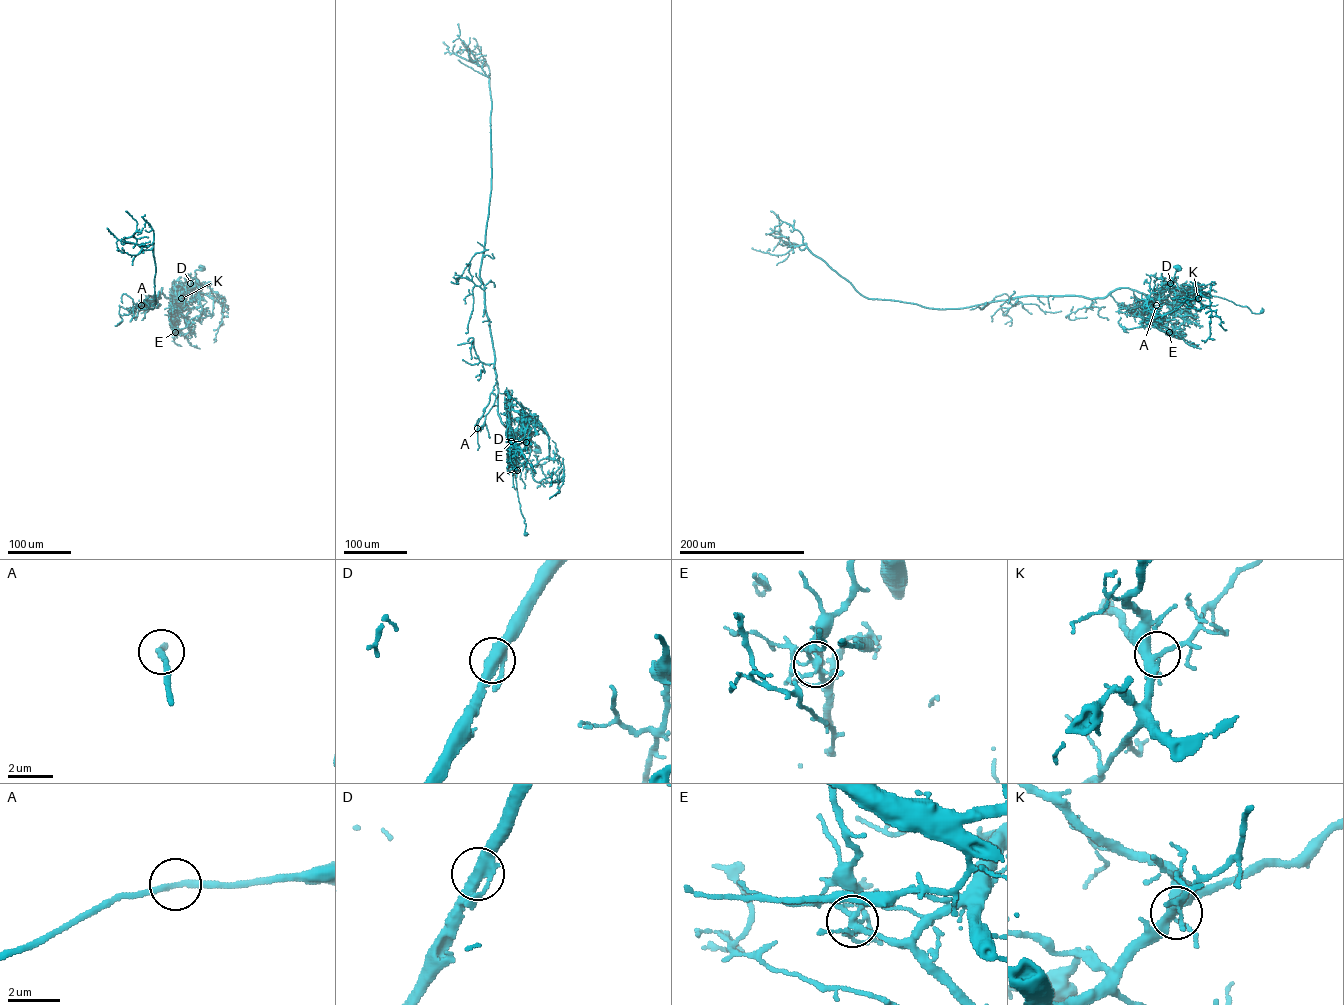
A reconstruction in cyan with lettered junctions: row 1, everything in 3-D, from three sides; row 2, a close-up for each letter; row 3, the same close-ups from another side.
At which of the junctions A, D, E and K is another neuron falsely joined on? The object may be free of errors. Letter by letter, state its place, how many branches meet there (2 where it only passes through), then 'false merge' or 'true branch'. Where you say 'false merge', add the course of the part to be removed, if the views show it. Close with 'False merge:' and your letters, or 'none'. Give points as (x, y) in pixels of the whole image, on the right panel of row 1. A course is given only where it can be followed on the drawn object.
A: (1156, 305) | 2 | true branch
D: (1170, 283) | 3 | true branch
E: (1169, 332) | 7 | false merge | (1168, 332), (1187, 316), (1197, 292), (1209, 297), (1204, 291), (1211, 313), (1210, 335), (1201, 340)
K: (1198, 298) | 4 | true branch
False merge: E

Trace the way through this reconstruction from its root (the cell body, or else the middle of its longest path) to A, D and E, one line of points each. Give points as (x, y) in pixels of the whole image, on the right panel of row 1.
A: (1177, 268), (1157, 298), (1128, 288), (1110, 294), (1142, 311), (1156, 305)
D: (1177, 268), (1171, 283)
E: (1177, 268), (1168, 288), (1147, 304), (1147, 314), (1165, 325), (1168, 332)

